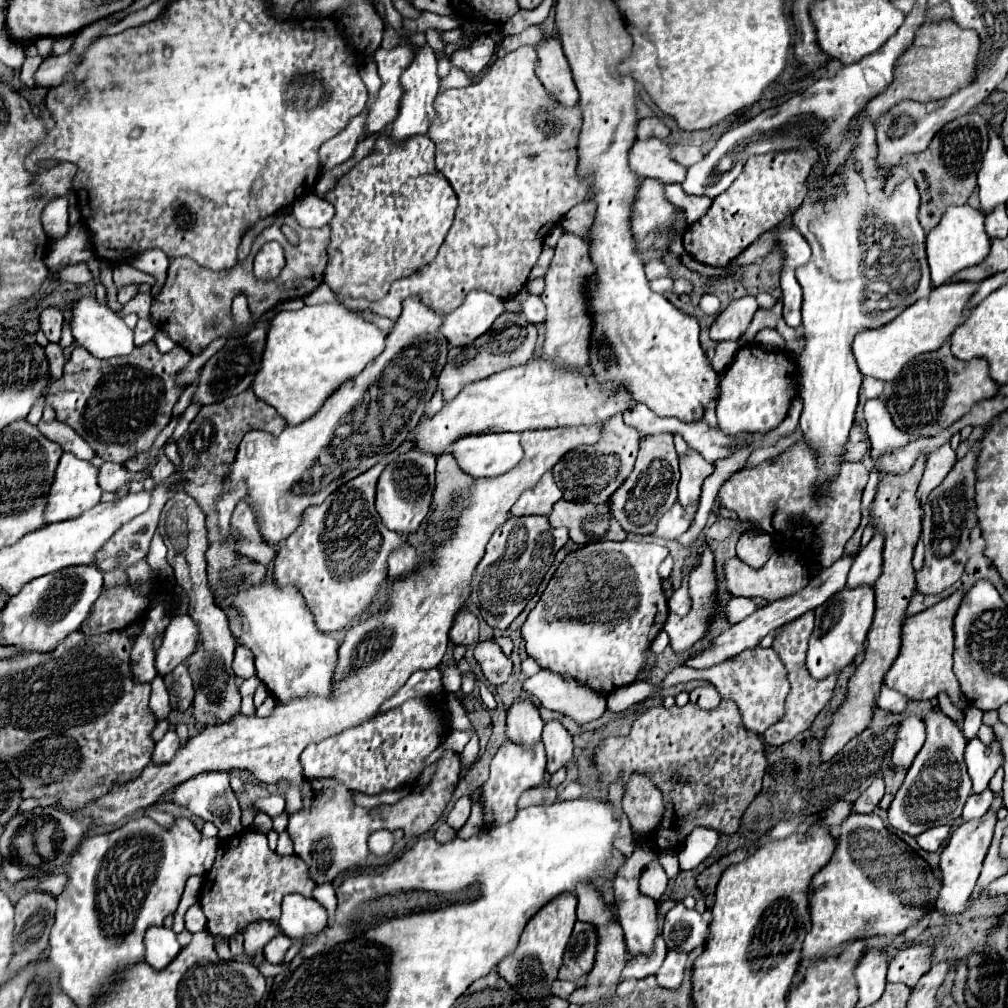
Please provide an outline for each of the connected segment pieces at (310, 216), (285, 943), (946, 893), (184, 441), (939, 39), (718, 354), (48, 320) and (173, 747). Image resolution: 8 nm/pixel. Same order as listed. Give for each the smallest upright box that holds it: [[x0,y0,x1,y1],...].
[[290,194,334,228],[264,934,292,964],[936,794,1002,914],[176,388,286,506],[864,20,982,122],[711,341,739,372],[40,306,64,342],[152,730,178,764]]

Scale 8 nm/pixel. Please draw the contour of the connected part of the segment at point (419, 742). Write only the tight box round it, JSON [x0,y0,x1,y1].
[300,698,446,796]

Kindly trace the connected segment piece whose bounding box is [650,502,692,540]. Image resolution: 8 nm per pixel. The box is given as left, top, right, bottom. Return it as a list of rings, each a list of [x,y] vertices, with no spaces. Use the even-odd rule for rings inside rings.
[[[676,502],[656,524],[656,530],[650,534],[654,538],[660,540],[676,540],[680,538],[688,528],[690,528],[690,520],[688,520],[688,512],[684,512],[684,508]]]

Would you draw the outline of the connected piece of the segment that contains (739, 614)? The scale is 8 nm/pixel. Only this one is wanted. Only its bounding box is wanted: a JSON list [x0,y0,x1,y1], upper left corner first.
[726,598,760,624]

